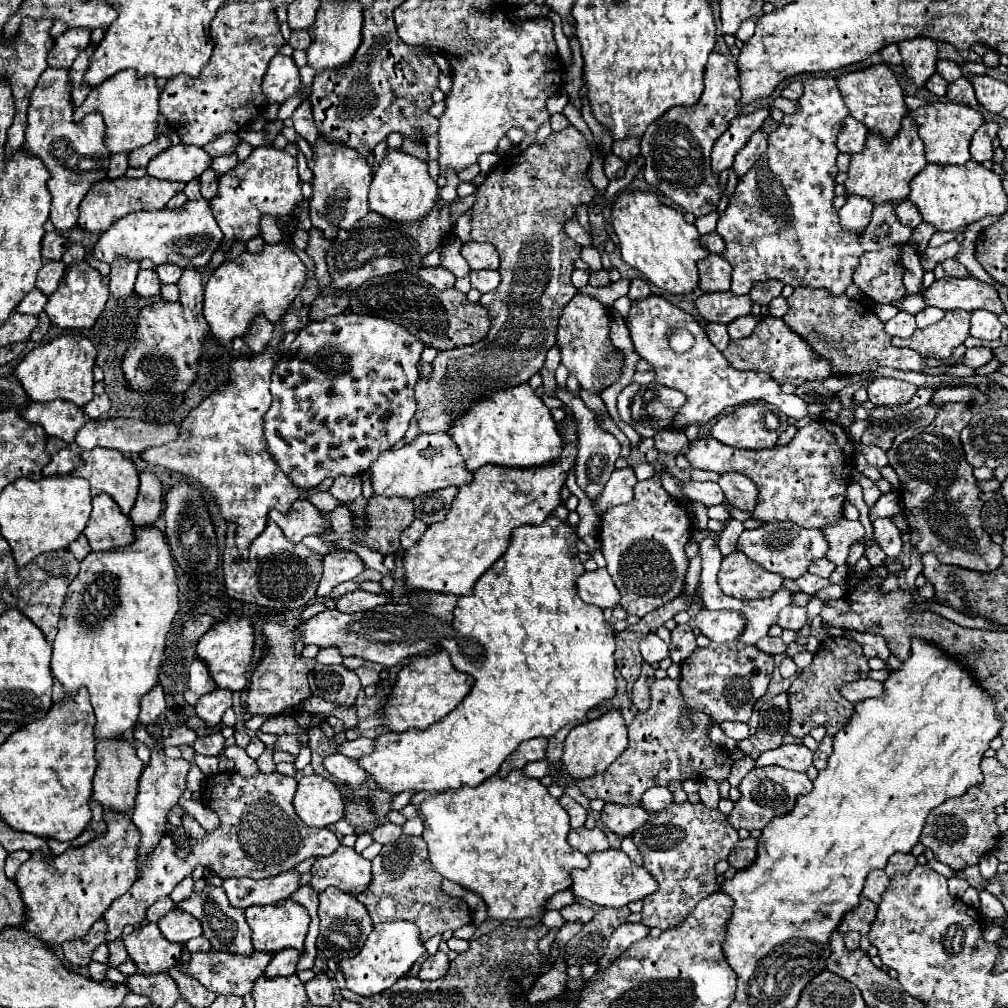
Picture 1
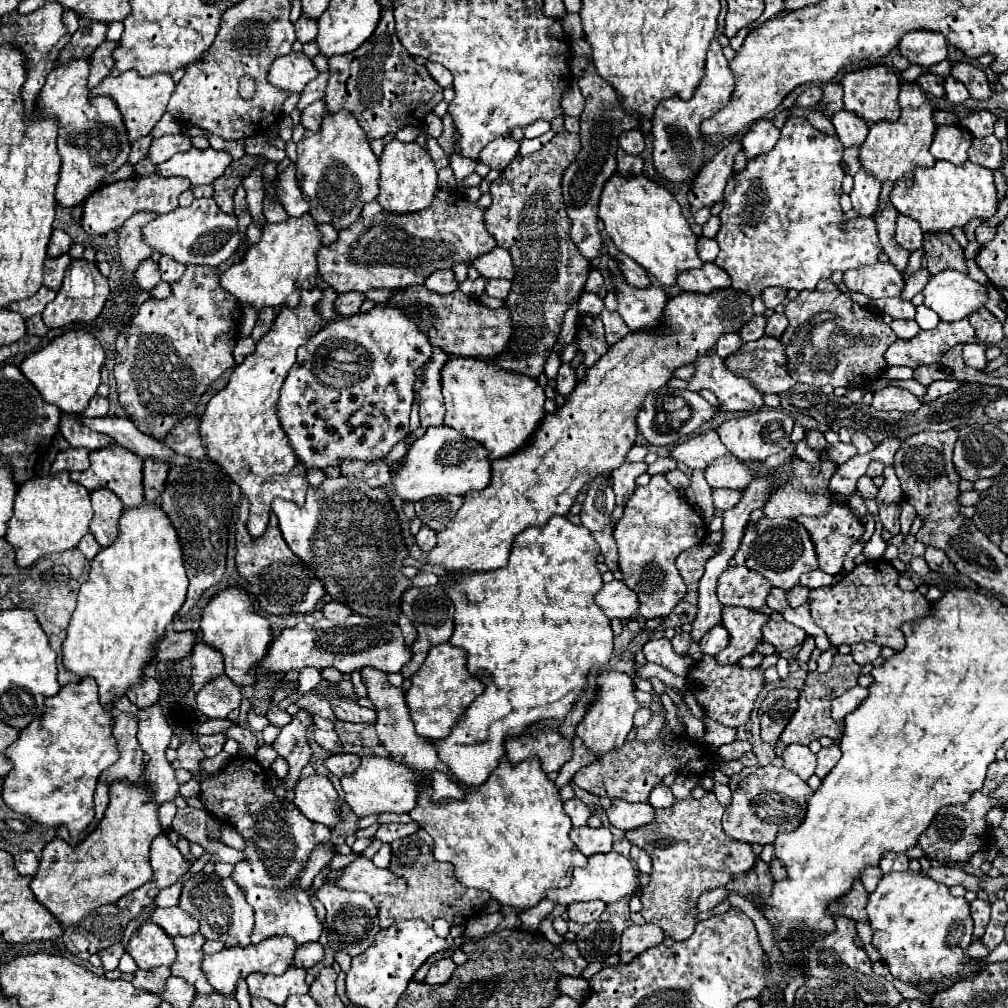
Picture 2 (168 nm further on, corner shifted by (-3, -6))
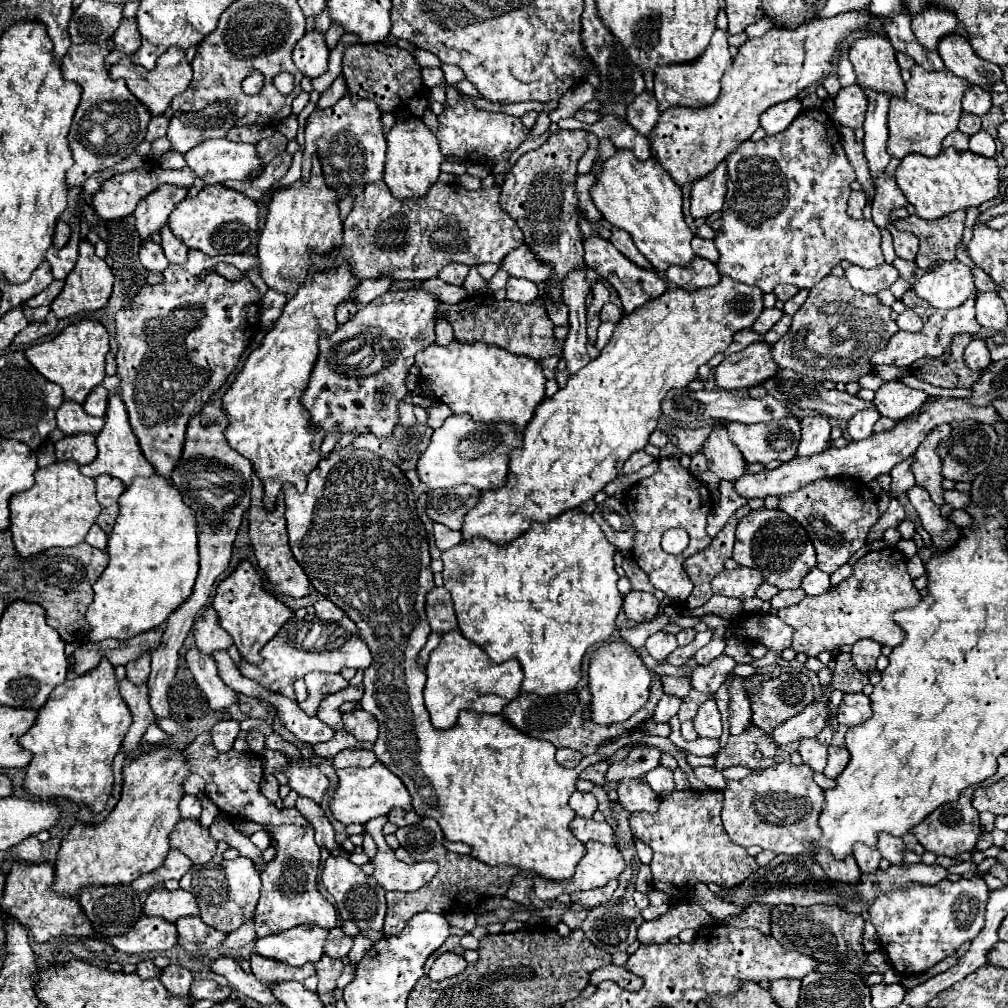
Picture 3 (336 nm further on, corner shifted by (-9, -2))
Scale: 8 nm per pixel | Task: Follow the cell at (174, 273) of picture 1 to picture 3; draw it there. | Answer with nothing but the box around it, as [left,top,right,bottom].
[160,228,188,264]

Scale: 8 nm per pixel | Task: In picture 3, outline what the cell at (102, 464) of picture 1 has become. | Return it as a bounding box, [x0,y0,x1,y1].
[80,396,154,486]

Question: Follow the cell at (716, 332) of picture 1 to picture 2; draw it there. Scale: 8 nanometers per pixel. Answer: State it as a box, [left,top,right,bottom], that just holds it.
[716,334,742,358]

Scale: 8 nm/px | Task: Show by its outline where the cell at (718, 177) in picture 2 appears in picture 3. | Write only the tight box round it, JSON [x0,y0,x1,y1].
[690,162,728,218]

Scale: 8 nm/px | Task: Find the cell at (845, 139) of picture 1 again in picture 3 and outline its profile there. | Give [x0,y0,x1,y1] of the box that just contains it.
[832,84,868,130]

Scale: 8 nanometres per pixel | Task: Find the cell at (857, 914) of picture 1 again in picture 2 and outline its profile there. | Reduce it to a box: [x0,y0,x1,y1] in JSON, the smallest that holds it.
[830,880,868,920]

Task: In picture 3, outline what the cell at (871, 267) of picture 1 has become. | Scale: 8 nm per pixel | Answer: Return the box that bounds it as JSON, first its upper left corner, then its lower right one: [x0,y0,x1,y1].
[846,264,900,294]

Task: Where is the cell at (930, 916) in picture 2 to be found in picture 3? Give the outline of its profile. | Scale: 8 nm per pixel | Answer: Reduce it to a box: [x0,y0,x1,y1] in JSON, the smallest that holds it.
[868,876,986,978]

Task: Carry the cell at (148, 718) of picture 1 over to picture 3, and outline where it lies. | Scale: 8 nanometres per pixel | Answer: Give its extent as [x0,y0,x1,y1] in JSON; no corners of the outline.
[126,656,150,686]

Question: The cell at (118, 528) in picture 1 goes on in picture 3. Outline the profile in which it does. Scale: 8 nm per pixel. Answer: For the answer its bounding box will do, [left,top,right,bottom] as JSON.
[96,476,124,534]

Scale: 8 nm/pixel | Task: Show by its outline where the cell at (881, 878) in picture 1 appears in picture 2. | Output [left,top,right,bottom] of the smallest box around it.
[860,866,882,892]

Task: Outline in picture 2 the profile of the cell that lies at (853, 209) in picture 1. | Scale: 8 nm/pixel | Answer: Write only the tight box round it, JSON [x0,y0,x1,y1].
[850,168,880,216]

